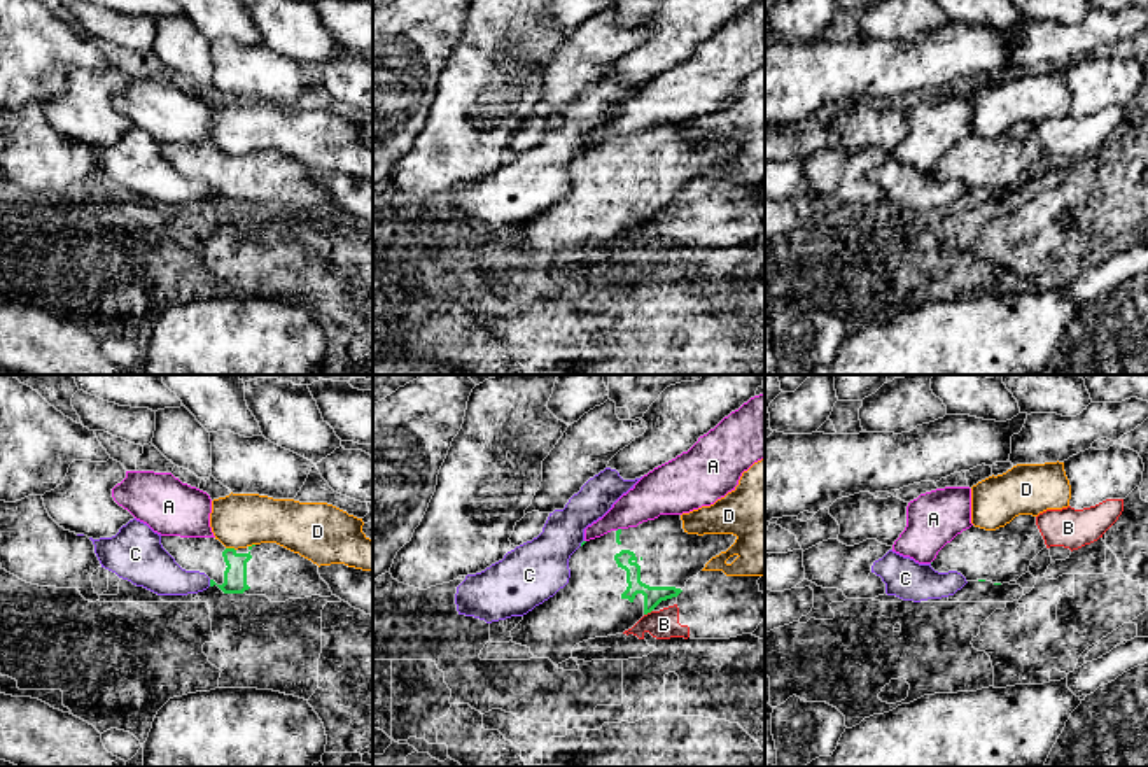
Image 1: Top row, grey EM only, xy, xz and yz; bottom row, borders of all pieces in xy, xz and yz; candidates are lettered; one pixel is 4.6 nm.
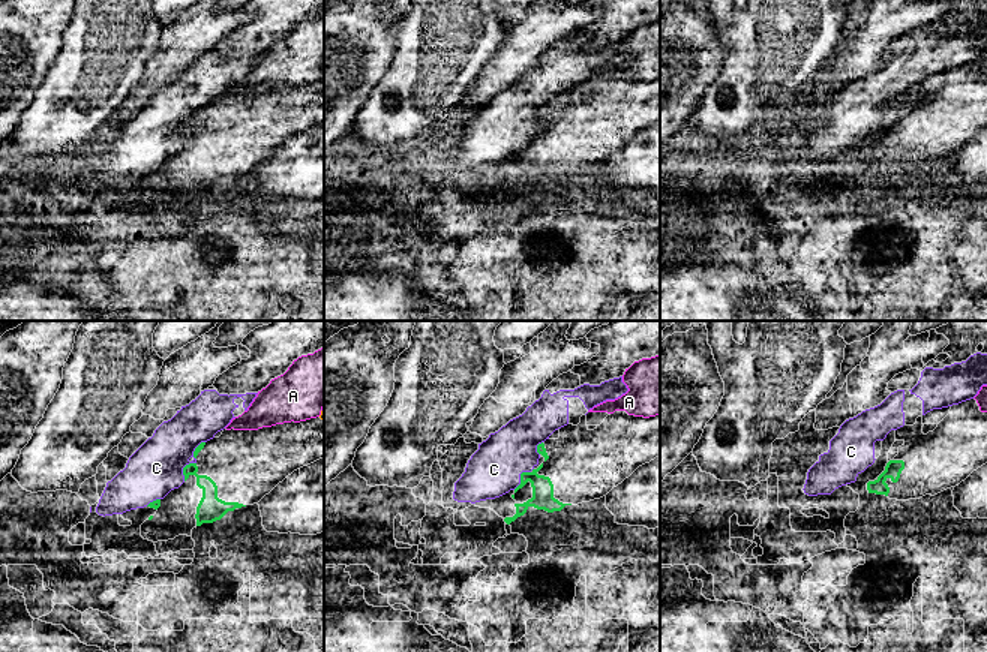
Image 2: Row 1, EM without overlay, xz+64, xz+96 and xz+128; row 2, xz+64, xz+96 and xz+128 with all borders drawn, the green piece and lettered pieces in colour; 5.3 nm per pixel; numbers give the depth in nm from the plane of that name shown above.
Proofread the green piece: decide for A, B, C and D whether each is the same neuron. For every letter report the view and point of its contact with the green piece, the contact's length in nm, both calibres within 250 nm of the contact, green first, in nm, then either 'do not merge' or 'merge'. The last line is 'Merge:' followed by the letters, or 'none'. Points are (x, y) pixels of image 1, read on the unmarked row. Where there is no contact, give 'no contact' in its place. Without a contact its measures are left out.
A: xz (618, 137) | 30 nm | 20/200 nm | do not merge
B: xz (648, 219) | 50 nm | 90/140 nm | do not merge
C: xy (210, 191) | 30 nm | 110/190 nm | do not merge
D: xy (231, 156) | 50 nm | 110/260 nm | do not merge
Merge: none

